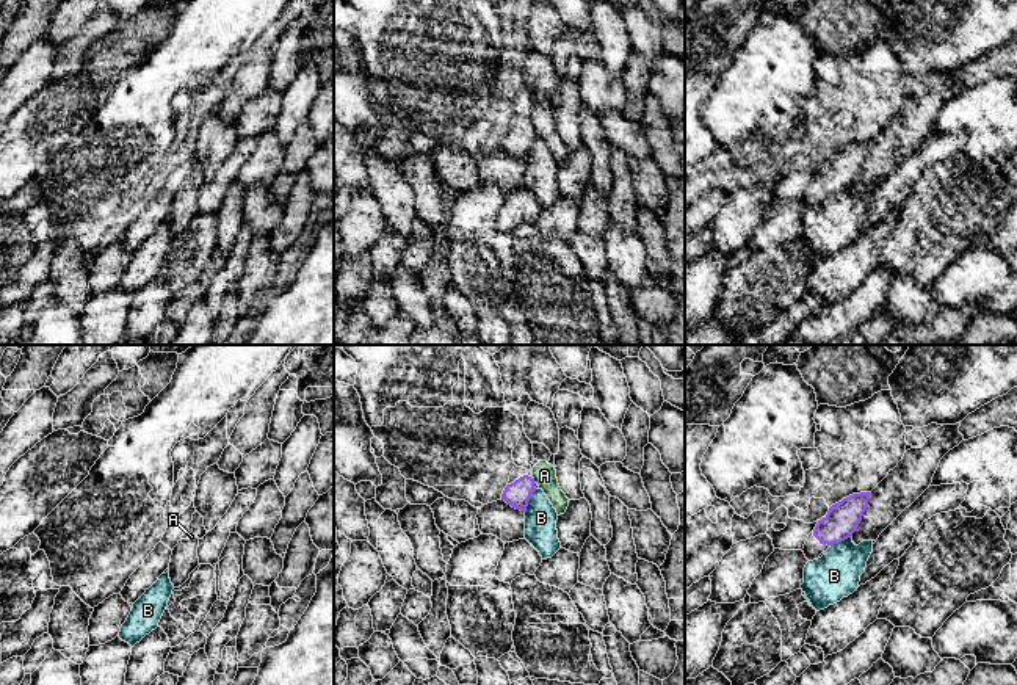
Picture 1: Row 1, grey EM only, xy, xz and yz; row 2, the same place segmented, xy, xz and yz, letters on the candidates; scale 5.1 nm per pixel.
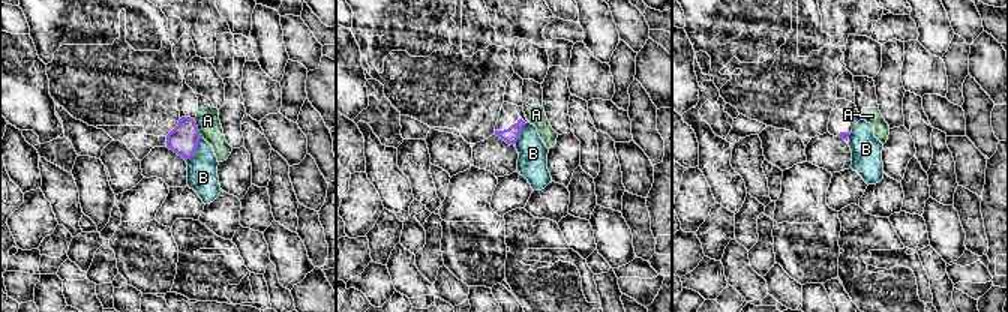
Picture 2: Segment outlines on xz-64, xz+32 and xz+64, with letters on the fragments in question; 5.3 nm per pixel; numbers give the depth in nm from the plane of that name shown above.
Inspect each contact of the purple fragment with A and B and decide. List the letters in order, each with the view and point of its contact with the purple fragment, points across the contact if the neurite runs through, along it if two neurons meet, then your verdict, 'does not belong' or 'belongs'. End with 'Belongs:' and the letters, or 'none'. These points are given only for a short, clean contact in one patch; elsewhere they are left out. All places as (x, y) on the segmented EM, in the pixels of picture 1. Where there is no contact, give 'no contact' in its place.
A: meets purple in xz at (533, 480); border along xz (533, 477), (536, 483); does not belong
B: meets purple in xz at (528, 500); does not belong
Belongs: none

